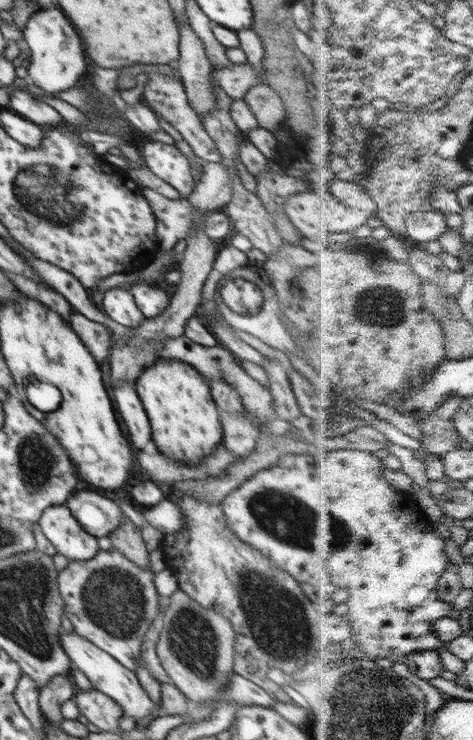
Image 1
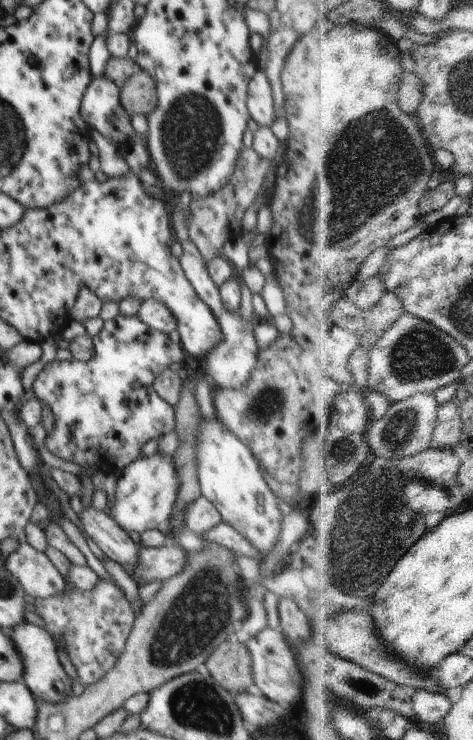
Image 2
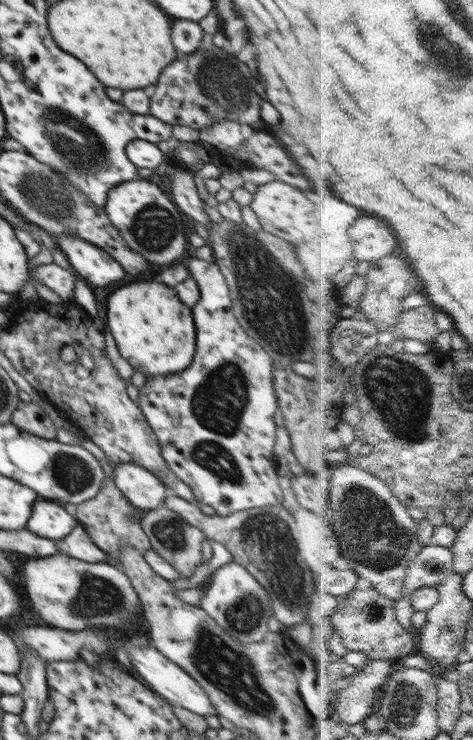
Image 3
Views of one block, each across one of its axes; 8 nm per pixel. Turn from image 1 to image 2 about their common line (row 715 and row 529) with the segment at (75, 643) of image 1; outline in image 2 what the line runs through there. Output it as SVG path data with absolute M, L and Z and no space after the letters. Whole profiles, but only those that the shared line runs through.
M157 452L140 457L119 472L117 477L116 498L110 516L125 531L142 534L146 530L161 529L170 520L180 488L173 456L164 456Z

